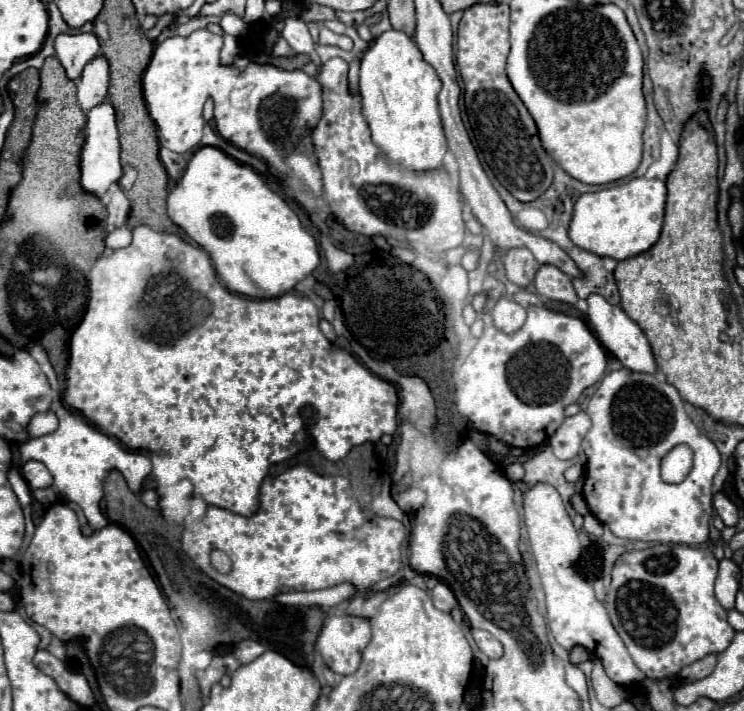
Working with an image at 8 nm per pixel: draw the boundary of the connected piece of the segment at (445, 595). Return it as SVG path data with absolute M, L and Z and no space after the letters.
M437 582L437 586L435 586L429 594L431 594L431 600L433 600L435 608L439 608L441 612L451 614L451 610L457 608L457 600L455 600L455 596L453 596L453 592L449 590L447 584Z

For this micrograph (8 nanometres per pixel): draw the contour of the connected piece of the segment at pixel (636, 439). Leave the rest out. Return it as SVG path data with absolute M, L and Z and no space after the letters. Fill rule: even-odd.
M621 368L603 378L587 404L587 414L593 426L583 438L581 450L587 456L583 498L589 512L625 540L703 544L709 538L711 486L721 456L689 420L677 388L661 376ZM677 444L687 444L695 452L693 470L685 482L665 484L659 476L659 462Z

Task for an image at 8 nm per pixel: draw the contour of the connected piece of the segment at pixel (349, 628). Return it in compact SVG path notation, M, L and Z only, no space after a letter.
M331 616L317 638L317 652L337 674L351 674L359 668L361 652L371 638L371 626L357 616Z

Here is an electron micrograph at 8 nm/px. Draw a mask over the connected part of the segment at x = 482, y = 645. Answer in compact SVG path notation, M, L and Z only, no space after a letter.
M471 628L471 636L477 644L477 648L487 654L489 658L501 658L503 656L503 646L499 644L499 640L495 640L495 636L491 636L487 630L477 630Z

